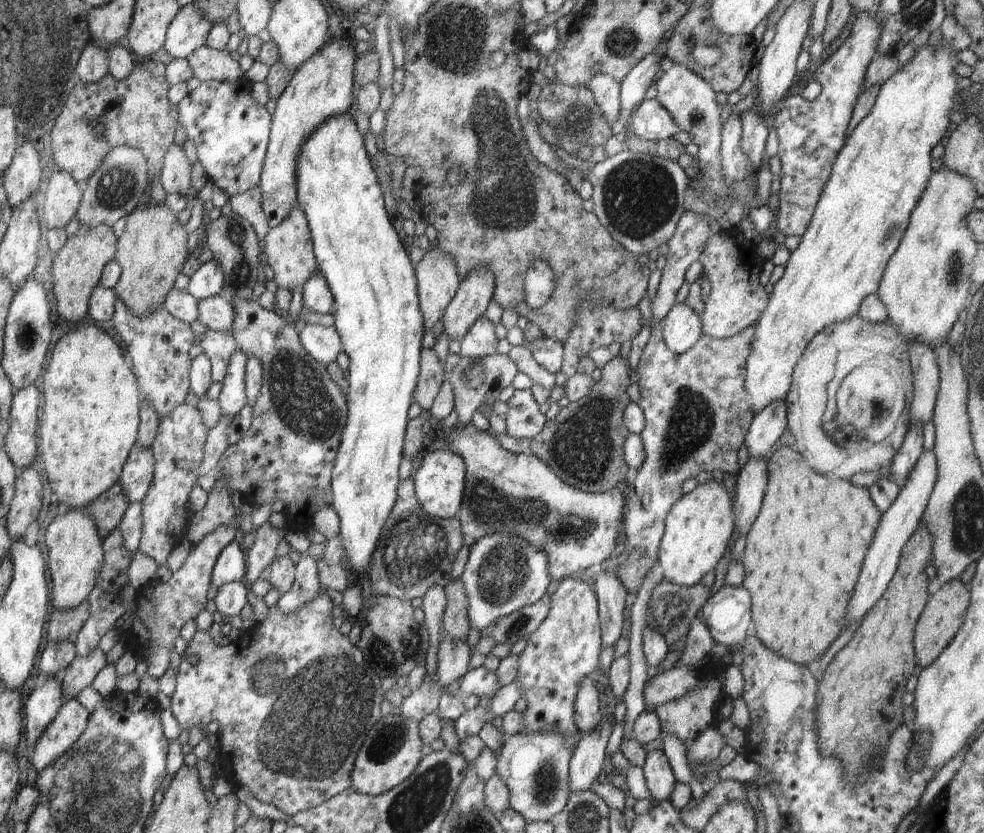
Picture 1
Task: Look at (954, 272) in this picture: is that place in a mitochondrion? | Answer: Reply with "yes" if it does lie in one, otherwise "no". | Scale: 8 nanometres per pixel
yes

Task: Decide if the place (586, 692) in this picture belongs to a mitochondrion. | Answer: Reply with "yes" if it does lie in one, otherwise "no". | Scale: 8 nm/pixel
no

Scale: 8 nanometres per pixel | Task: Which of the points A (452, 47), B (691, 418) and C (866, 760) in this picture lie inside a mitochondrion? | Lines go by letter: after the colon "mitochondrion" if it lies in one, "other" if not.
A: mitochondrion
B: mitochondrion
C: mitochondrion

